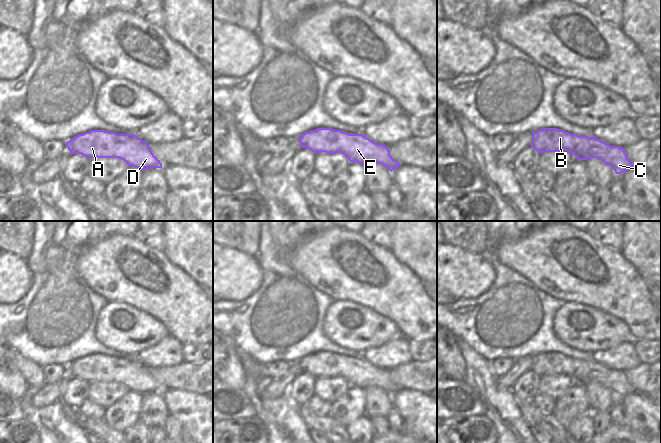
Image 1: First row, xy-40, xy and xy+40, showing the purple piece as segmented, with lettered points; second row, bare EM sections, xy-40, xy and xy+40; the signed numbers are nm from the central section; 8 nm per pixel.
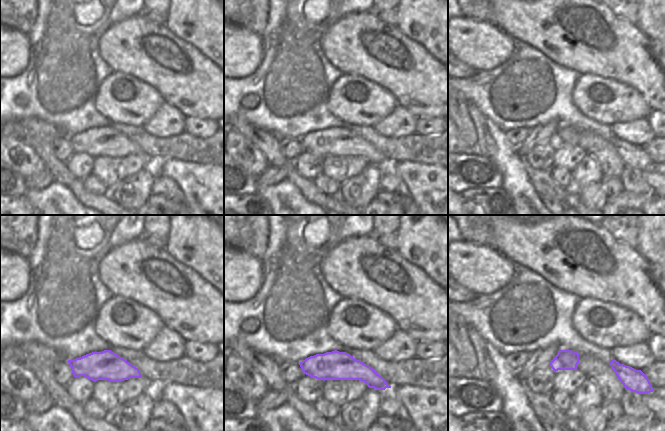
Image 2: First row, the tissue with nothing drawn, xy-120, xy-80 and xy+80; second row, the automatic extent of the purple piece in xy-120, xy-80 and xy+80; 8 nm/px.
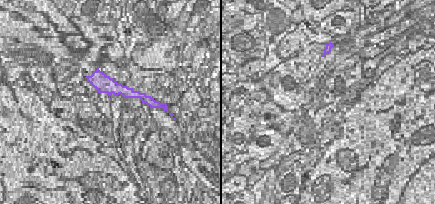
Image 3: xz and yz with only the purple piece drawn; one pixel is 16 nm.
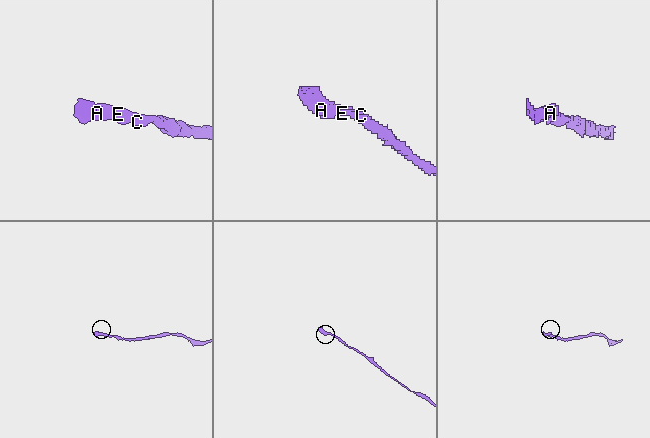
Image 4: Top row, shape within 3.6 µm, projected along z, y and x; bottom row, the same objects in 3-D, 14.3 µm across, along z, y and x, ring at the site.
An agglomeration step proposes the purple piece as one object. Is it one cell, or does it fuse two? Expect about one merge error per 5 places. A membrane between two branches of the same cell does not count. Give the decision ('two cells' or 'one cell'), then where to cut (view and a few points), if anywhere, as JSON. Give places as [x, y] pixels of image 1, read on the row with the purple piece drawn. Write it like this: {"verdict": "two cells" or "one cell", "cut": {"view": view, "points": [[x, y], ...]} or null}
{"verdict": "one cell", "cut": null}

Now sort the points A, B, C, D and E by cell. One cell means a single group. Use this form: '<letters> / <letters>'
A B C D E

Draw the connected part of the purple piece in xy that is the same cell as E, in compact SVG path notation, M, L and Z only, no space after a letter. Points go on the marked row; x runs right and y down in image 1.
M317 128L302 134L298 141L302 148L319 154L343 154L350 162L363 166L375 162L391 172L401 166L391 155L388 146L377 144L363 134L349 134L331 128Z

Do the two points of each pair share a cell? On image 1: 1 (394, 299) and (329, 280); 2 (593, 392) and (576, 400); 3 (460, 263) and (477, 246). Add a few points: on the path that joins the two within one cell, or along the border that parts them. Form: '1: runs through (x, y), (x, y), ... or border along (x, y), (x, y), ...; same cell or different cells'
1: runs through (378, 288), (362, 285), (353, 280), (345, 280); same cell
2: border along (583, 384), (590, 411); different cells
3: border along (448, 243), (473, 253), (480, 253), (486, 257); different cells

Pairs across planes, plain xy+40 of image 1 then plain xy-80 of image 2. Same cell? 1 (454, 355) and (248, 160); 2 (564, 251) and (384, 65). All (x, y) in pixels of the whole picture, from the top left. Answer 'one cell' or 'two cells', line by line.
1: one cell
2: one cell

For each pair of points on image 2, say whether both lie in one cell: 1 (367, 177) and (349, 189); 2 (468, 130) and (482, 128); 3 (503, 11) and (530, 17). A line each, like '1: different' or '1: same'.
1: same
2: different
3: same

